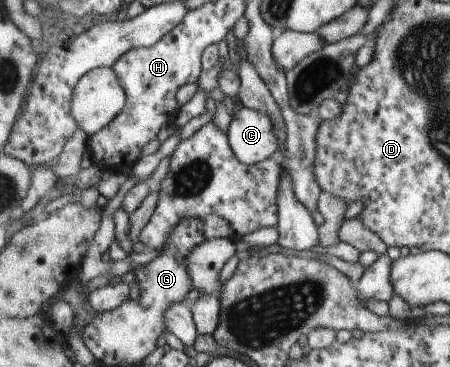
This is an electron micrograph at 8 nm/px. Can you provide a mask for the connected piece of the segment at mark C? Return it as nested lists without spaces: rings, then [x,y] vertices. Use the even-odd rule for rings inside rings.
[[[249,107],[233,116],[227,133],[237,158],[249,166],[270,159],[281,148],[272,119]]]

